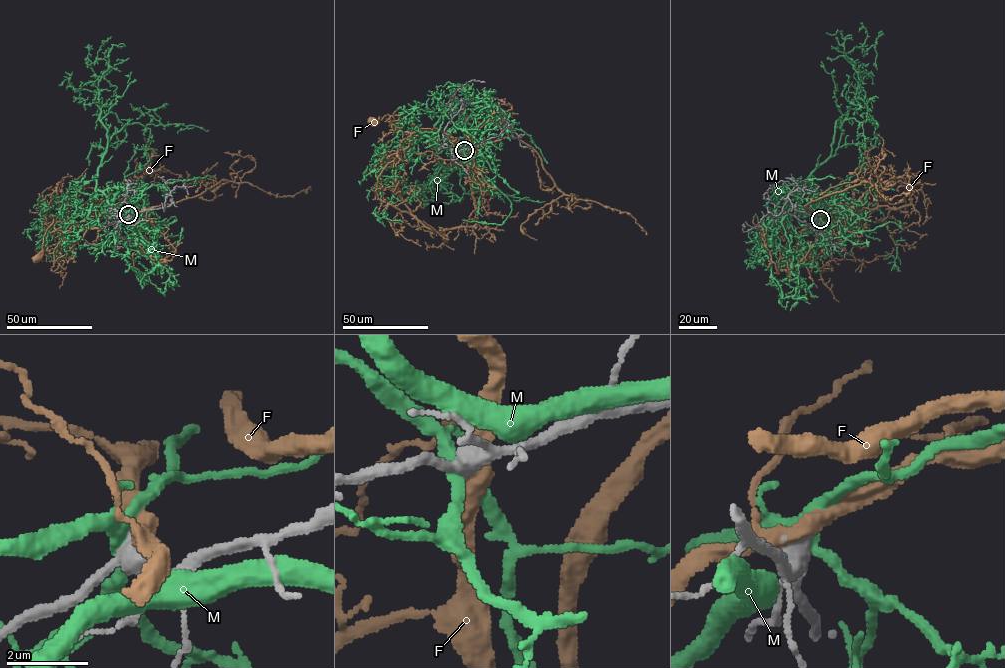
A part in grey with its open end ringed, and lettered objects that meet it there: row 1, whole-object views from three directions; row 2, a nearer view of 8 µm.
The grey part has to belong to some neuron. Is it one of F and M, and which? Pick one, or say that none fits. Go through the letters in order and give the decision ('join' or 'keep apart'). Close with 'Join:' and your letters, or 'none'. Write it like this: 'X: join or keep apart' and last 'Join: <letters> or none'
F: join
M: keep apart
Join: F

